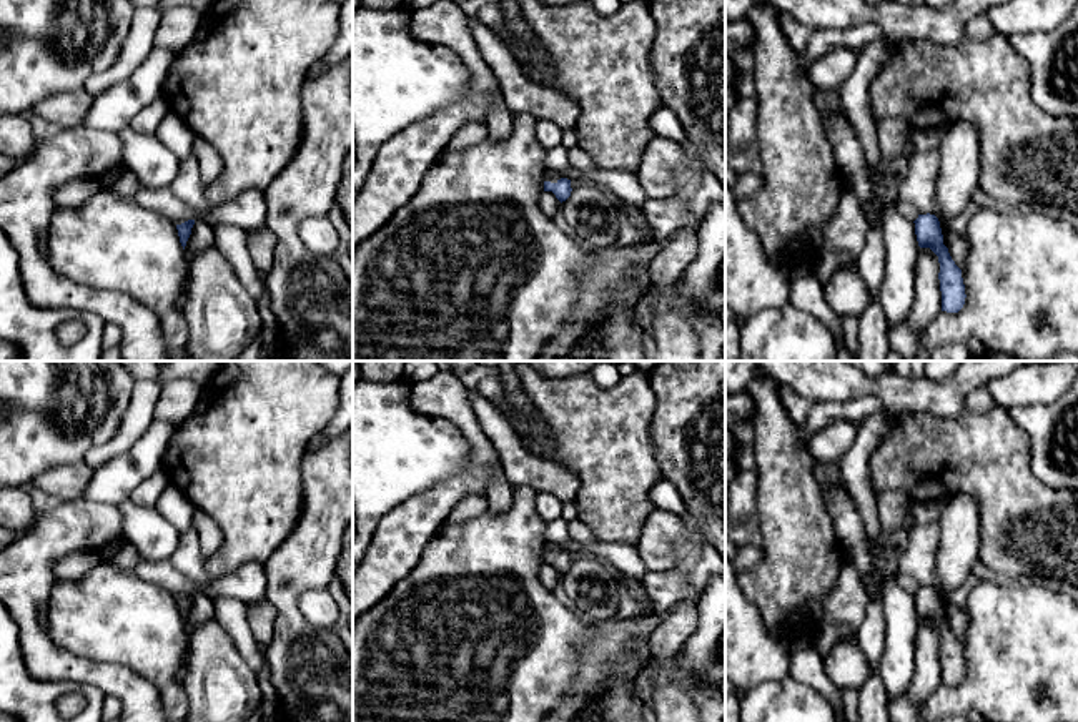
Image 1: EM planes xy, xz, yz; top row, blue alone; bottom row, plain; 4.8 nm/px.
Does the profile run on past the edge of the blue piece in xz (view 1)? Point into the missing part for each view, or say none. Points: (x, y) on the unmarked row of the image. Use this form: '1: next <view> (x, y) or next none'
1: next none

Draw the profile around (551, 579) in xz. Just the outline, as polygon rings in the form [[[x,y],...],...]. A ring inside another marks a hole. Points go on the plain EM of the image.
[[[544,564],[539,572],[539,579],[549,591],[559,592],[561,587],[561,574],[556,571],[552,564]]]

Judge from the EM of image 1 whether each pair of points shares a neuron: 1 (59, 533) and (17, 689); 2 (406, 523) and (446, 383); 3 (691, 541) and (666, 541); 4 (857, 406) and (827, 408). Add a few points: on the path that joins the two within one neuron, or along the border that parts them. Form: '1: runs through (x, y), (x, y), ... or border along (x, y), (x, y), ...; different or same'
1: border along (17, 626), (25, 669), (34, 677), (59, 681); different
2: runs through (446, 496), (479, 469), (479, 441), (468, 423); same
3: border along (681, 516), (684, 536), (676, 549), (674, 568); different
4: runs through (850, 410), (834, 410); same

